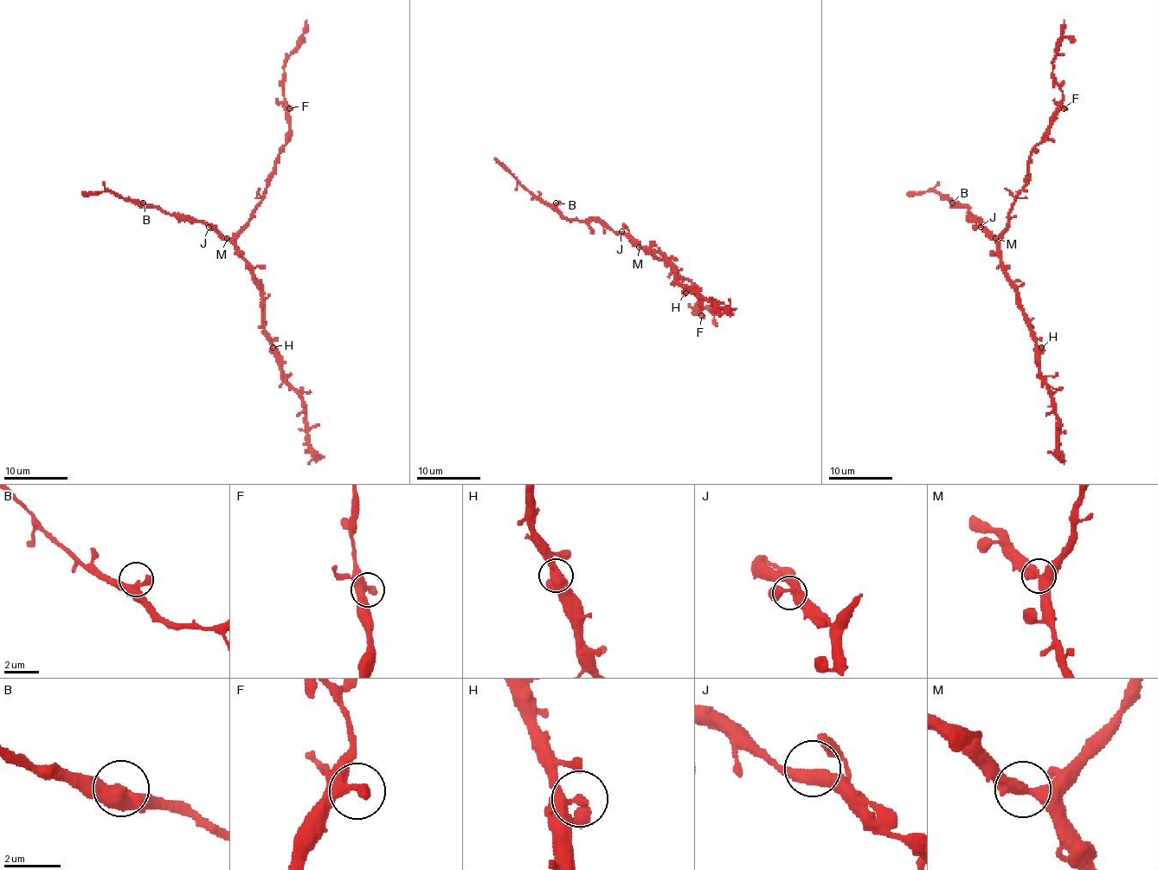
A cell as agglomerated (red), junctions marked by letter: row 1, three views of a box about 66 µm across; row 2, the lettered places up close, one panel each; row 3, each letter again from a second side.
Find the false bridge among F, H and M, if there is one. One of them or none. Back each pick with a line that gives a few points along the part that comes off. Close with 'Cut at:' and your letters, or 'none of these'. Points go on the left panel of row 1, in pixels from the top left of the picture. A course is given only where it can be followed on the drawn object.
Cut at: none of these

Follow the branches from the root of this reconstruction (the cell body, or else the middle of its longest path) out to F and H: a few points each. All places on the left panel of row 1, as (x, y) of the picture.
F: (235, 240), (237, 231), (248, 221), (252, 210), (261, 199), (279, 150), (287, 142), (289, 108)
H: (235, 240), (235, 253), (246, 262), (252, 280), (261, 293), (263, 326), (273, 347)

